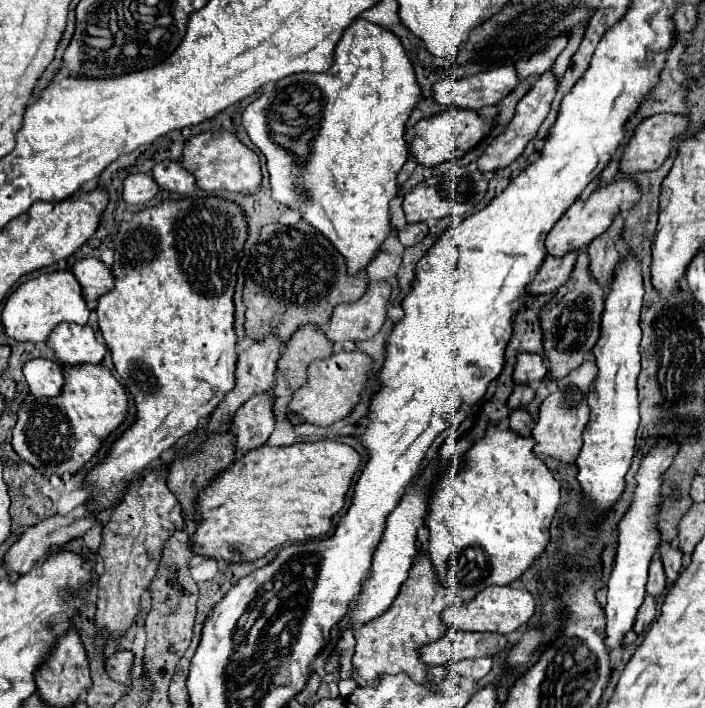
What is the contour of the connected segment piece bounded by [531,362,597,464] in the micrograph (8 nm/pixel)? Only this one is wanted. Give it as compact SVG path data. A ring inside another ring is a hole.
M583 362L577 370L569 372L565 378L557 380L555 392L551 392L539 408L539 420L537 420L533 434L531 434L535 440L533 454L537 458L549 456L549 458L555 458L565 464L575 464L577 454L583 444L581 432L589 420L587 396L589 396L589 388L591 388L595 376L597 376L597 366L593 362Z

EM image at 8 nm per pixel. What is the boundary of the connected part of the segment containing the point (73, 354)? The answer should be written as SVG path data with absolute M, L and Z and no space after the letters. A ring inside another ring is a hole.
M59 324L45 342L63 366L101 364L107 348L91 326Z

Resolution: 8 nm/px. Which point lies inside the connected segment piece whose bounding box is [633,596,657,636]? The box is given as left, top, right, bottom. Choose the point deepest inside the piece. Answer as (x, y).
(647, 612)

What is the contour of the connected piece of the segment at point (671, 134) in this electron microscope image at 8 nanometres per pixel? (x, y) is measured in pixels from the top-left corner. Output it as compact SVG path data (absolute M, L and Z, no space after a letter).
M657 114L643 120L635 128L635 136L631 138L623 160L621 174L637 174L657 170L677 138L683 138L689 128L689 116L681 114Z

